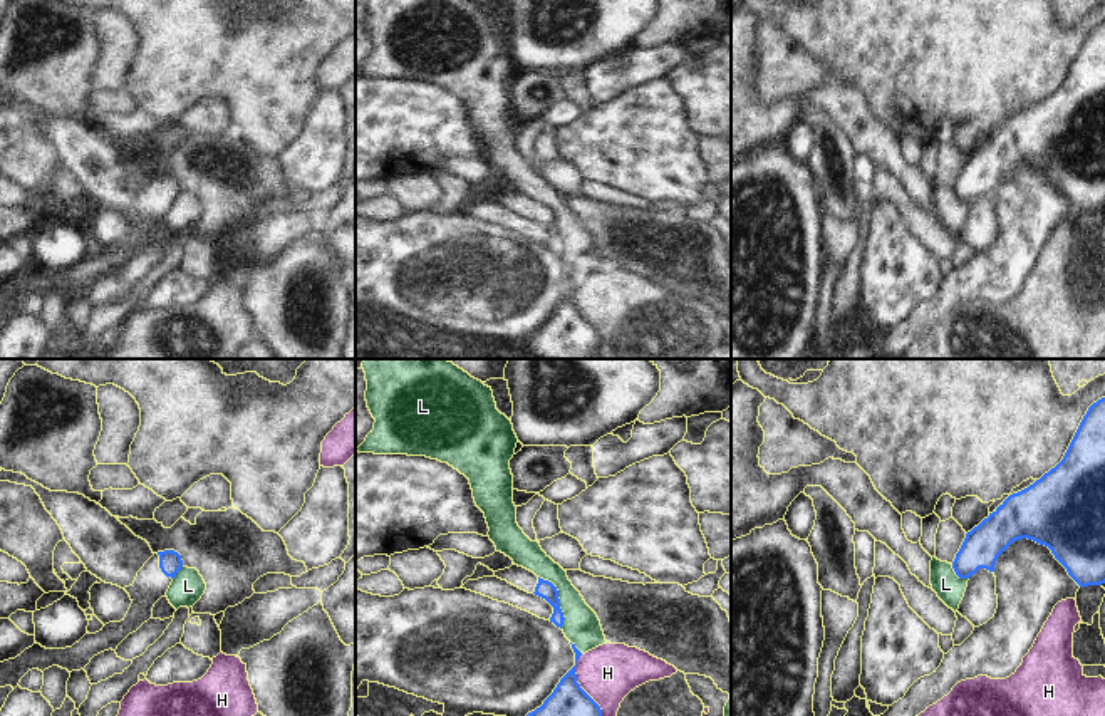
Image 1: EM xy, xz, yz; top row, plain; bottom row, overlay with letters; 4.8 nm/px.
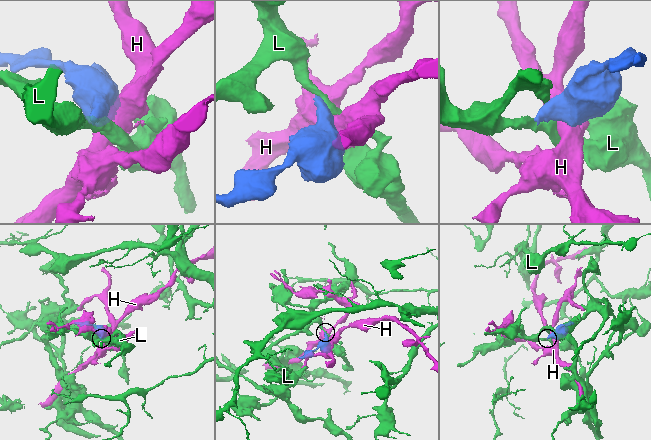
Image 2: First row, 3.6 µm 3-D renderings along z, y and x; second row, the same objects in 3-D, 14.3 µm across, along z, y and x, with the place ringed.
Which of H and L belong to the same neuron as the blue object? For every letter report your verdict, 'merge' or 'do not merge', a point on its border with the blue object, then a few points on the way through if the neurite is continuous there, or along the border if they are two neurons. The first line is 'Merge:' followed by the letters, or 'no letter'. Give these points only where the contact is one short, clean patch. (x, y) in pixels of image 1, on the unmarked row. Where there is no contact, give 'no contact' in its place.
Merge: no letter
H: do not merge; contact xz (587, 319)
L: do not merge; contact xz (559, 223); border xz (539, 200), (547, 203), (557, 215), (564, 242), (562, 252)

